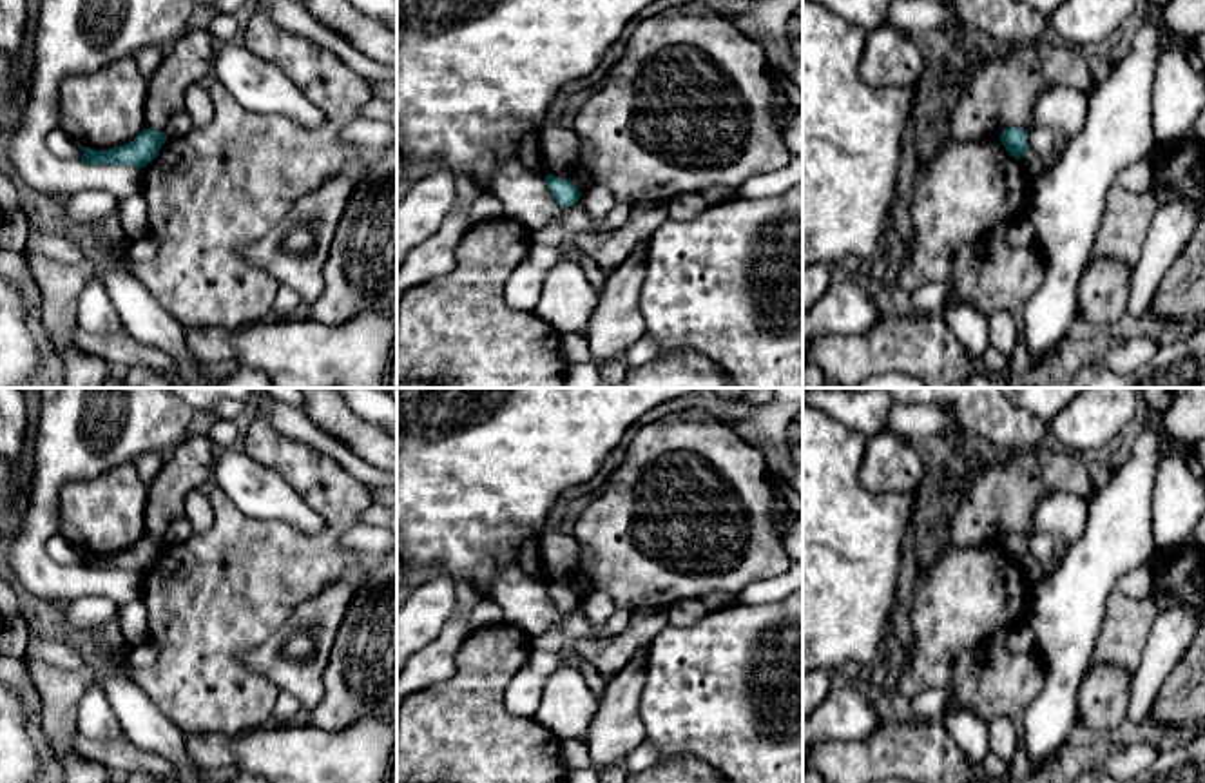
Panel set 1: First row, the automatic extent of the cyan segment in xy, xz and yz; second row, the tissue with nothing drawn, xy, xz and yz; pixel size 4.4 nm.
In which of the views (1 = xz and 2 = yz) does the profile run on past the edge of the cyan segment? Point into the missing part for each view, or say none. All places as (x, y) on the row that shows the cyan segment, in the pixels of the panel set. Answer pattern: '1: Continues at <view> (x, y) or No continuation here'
1: No continuation here
2: No continuation here

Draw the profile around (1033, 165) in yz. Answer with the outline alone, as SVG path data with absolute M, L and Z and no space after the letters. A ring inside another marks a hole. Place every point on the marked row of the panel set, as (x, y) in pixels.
M1027 149L1020 161L1029 179L1036 179L1046 170L1046 161L1033 149Z

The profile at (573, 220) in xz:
M616 203L612 210L602 219L594 221L582 207L567 207L564 212L544 228L531 234L533 241L560 248L569 234L598 234L614 232L629 221L631 205Z

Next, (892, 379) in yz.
M892 372L884 375L875 375L861 382L857 388L926 388L926 386L915 377Z

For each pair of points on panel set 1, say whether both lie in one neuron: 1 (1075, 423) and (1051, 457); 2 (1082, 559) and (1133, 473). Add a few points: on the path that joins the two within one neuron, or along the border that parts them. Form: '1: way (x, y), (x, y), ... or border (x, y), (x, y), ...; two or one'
1: border (1053, 443), (1080, 455); two
2: way (1104, 537), (1120, 521), (1120, 510), (1127, 495); one

